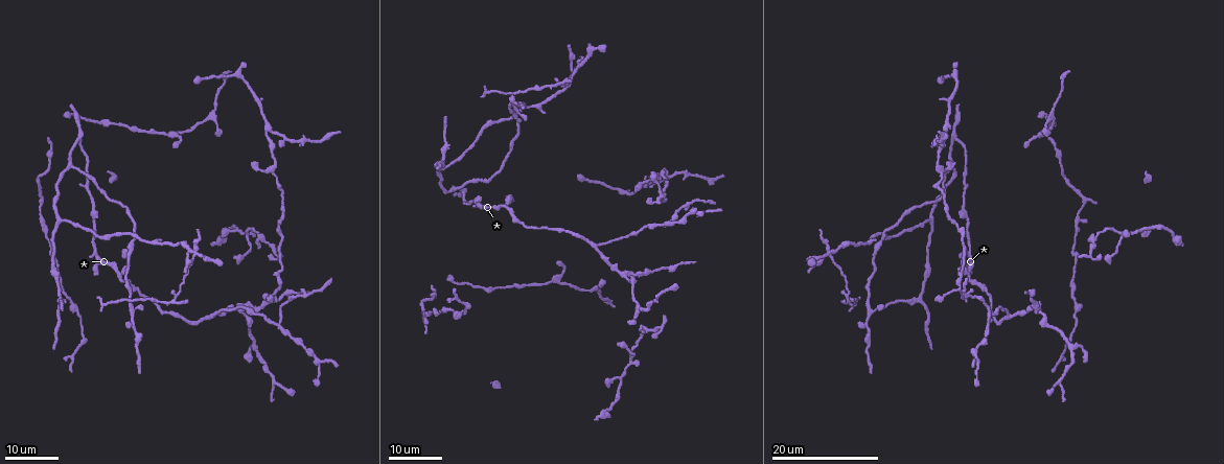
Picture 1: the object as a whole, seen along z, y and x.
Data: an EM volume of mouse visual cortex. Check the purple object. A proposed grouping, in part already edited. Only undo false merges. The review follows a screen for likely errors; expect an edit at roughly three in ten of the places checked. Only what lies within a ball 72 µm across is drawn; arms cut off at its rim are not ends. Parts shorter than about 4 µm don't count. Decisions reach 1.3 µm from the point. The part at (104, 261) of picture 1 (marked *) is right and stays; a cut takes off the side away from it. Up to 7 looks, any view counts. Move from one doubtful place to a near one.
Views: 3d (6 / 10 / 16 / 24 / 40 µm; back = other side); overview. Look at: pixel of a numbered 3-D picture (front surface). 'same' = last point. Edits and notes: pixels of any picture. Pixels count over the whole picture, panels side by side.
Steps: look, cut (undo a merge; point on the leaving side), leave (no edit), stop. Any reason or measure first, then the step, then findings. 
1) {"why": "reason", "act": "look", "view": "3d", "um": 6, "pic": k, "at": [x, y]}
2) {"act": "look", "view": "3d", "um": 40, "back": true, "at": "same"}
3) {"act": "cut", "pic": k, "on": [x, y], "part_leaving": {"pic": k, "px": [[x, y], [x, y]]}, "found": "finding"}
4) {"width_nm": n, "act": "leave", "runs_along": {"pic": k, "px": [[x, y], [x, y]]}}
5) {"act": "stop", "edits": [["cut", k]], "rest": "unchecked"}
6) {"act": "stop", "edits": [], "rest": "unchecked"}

{"why": "side arm on a straight run", "act": "look", "view": "3d", "um": 24, "pic": 1, "at": [968, 273]}

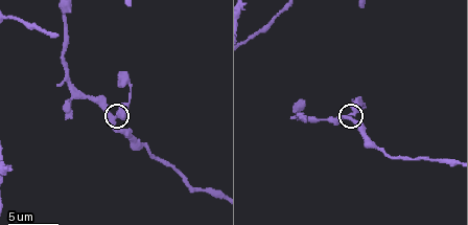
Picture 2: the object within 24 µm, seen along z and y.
{"act": "look", "view": "3d", "um": 10, "pic": 2, "at": [115, 117]}

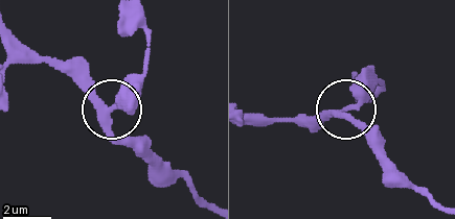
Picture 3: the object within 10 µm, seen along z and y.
{"why": "other side", "act": "look", "view": "3d", "um": 10, "back": true, "pic": 3, "at": [109, 115]}

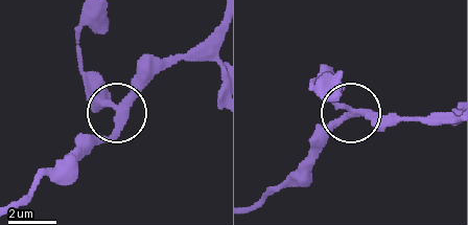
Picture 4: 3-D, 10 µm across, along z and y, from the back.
{"act": "leave", "found": "one cell here"}

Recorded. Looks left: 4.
{"why": "arms part here", "act": "look", "view": "3d", "um": 24, "pic": 1, "at": [920, 302]}

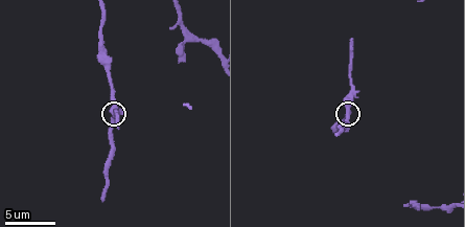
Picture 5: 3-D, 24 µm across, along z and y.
{"act": "look", "view": "3d", "um": 6, "pic": 5, "at": [346, 113]}

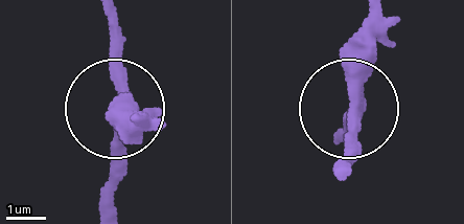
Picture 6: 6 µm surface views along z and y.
{"act": "leave", "found": "all the same cell"}

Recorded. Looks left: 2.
{"why": "branch point", "act": "look", "view": "3d", "um": 16, "pic": 1, "at": [60, 221]}

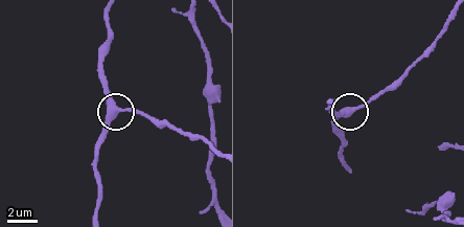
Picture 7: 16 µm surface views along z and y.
{"act": "look", "view": "3d", "um": 6, "pic": 7, "at": [119, 111]}

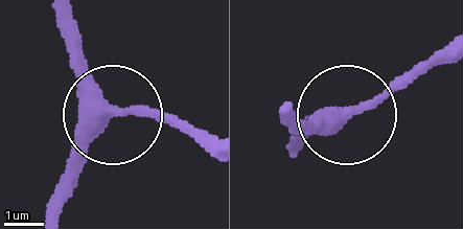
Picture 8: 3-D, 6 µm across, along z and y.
{"width_nm": 310, "act": "leave", "runs_along": {"pic": 8, "px": [[303, 144], [337, 121], [286, 124]]}, "found": "all the same cell"}

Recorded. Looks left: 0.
{"act": "stop", "edits": [], "rest": "unchecked"}

